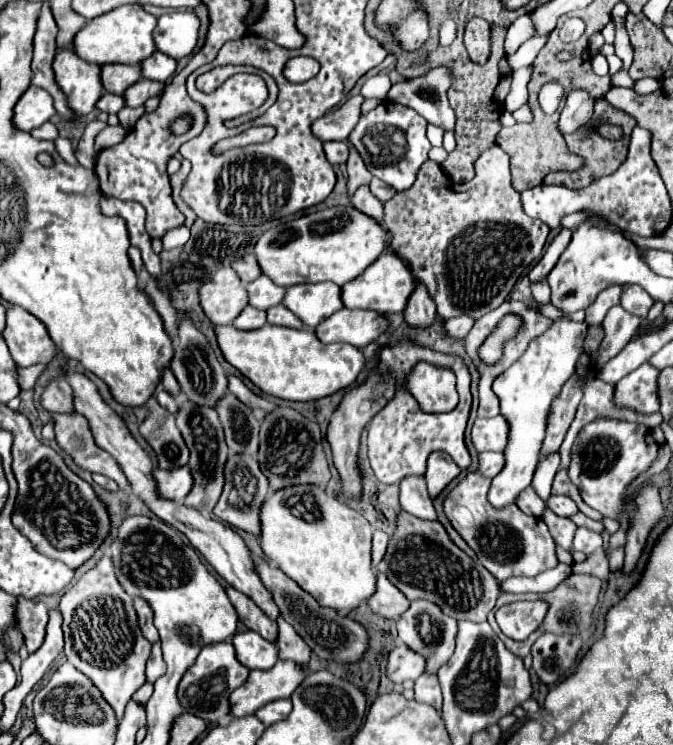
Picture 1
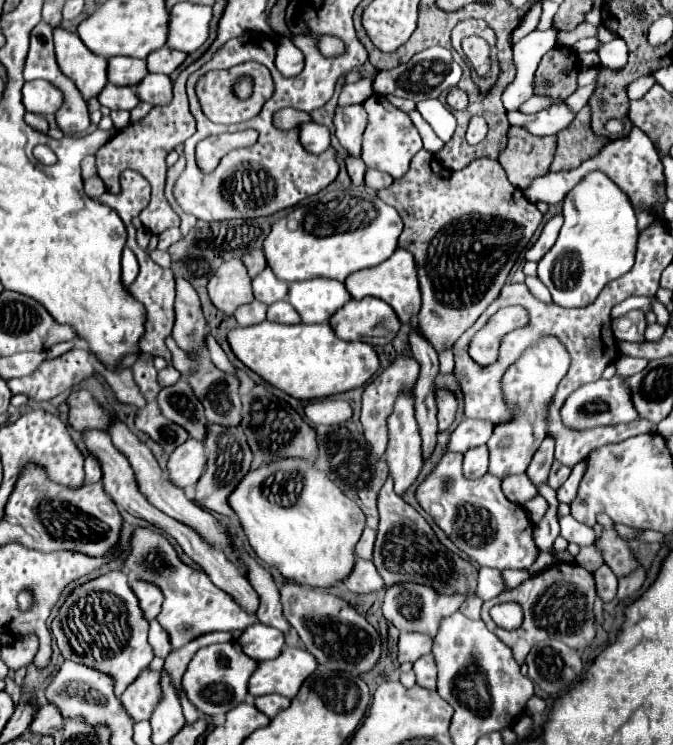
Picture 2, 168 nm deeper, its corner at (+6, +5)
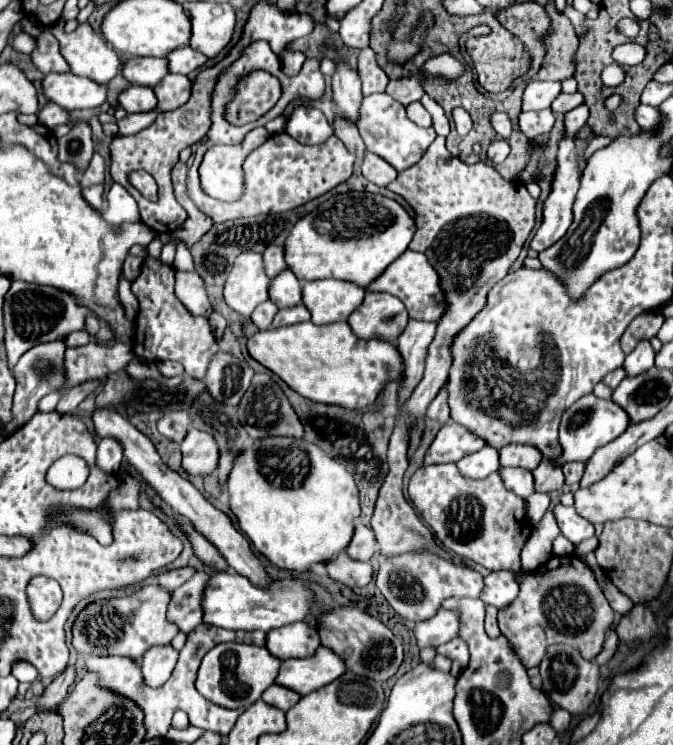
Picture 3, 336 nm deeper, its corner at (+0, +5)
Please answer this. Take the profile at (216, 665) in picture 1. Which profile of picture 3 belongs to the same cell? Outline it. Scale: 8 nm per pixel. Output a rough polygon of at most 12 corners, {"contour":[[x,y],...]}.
{"contour":[[217,644],[199,666],[203,698],[247,708],[281,660],[263,646]]}

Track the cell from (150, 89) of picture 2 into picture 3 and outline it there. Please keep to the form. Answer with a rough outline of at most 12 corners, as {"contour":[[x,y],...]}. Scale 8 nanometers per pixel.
{"contour":[[167,74],[153,86],[159,110],[189,100],[191,80]]}

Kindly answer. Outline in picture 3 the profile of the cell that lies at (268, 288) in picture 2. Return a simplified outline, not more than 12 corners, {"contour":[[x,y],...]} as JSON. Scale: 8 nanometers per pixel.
{"contour":[[291,270],[279,272],[269,284],[277,308],[301,302],[301,284]]}

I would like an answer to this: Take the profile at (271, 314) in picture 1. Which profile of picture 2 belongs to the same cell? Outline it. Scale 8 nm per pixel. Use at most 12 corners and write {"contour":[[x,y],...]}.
{"contour":[[287,300],[269,306],[267,320],[299,324],[301,316]]}

